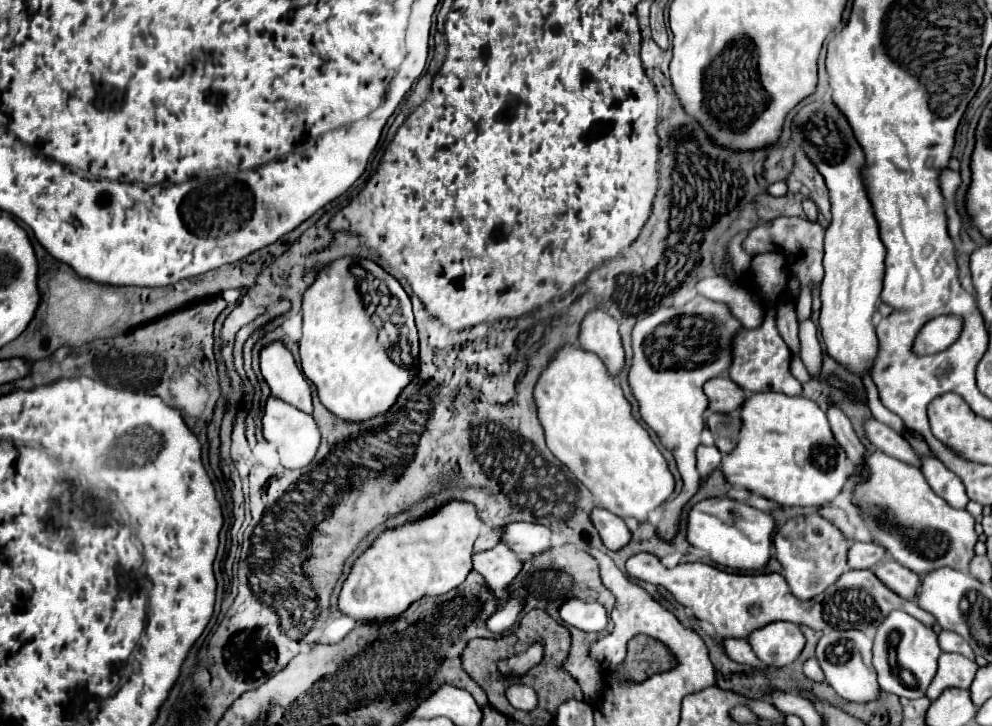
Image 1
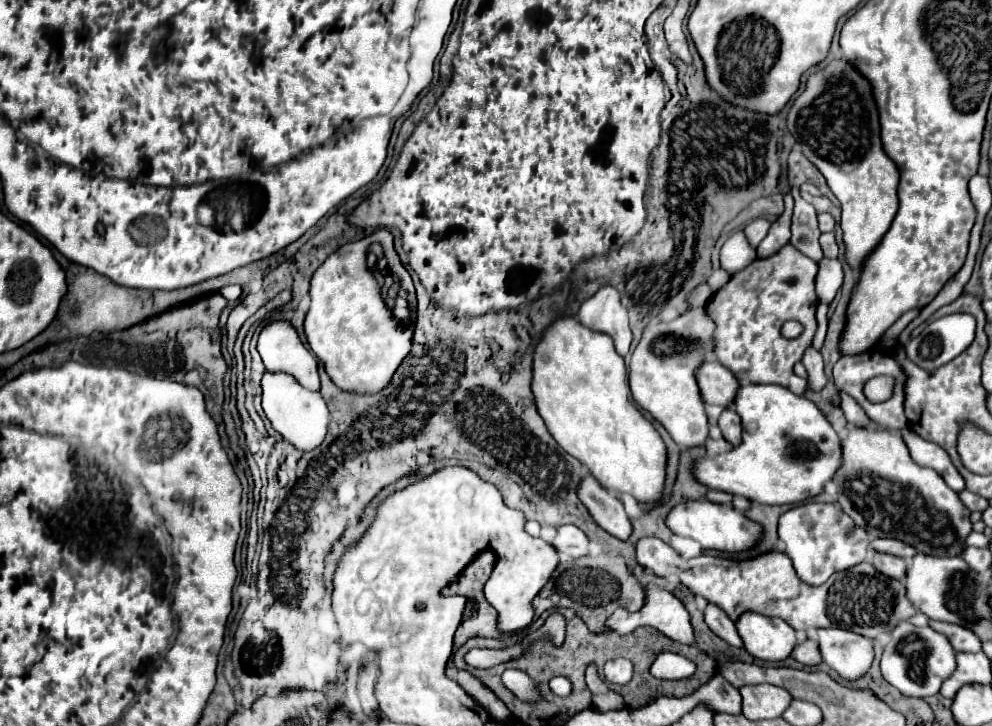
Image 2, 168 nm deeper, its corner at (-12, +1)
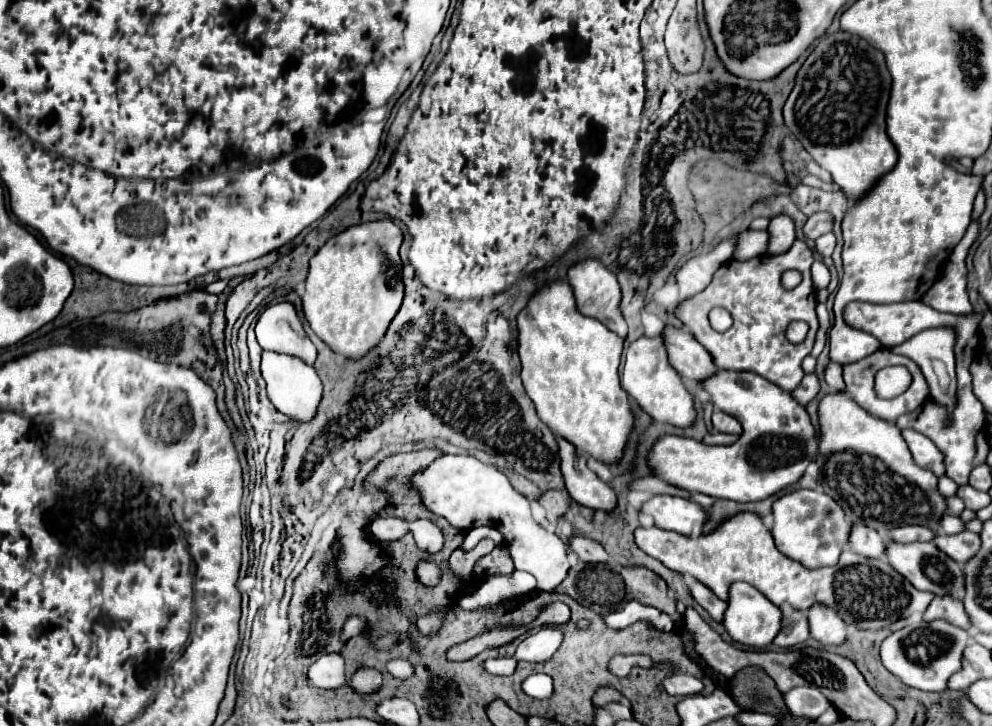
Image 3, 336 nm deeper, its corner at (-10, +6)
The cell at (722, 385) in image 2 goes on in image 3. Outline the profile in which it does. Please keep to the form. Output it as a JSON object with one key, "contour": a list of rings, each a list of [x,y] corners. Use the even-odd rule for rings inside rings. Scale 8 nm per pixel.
{"contour":[[[666,326],[662,338],[668,352],[668,362],[678,374],[700,382],[716,372],[712,356],[694,340],[692,334],[674,326]]]}

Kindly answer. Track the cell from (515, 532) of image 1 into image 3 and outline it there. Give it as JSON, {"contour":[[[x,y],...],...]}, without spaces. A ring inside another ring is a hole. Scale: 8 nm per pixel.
{"contour":[[[572,538],[570,548],[580,556],[580,560],[596,565],[596,562],[608,562],[608,554],[601,544],[586,538]]]}

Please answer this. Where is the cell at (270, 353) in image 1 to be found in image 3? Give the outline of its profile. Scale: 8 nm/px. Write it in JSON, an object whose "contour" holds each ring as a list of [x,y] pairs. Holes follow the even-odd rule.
{"contour":[[[292,302],[268,306],[256,324],[256,336],[264,350],[290,354],[308,364],[314,364],[316,360],[316,346],[304,332],[302,320]]]}

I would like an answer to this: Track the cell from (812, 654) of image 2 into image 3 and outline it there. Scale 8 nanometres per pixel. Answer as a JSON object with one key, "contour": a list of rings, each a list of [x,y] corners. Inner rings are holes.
{"contour":[[[786,608],[784,618],[782,618],[782,630],[774,638],[774,644],[780,648],[790,648],[794,644],[804,642],[808,636],[810,636],[810,632],[808,632],[806,612]]]}

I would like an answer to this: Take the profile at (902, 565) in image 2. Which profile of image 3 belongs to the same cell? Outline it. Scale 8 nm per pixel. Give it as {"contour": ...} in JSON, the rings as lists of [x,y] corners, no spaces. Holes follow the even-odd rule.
{"contour":[[[852,524],[852,528],[850,528],[850,548],[856,554],[868,556],[868,558],[882,558],[886,544],[884,544],[884,538],[876,530],[862,526],[862,524]]]}

